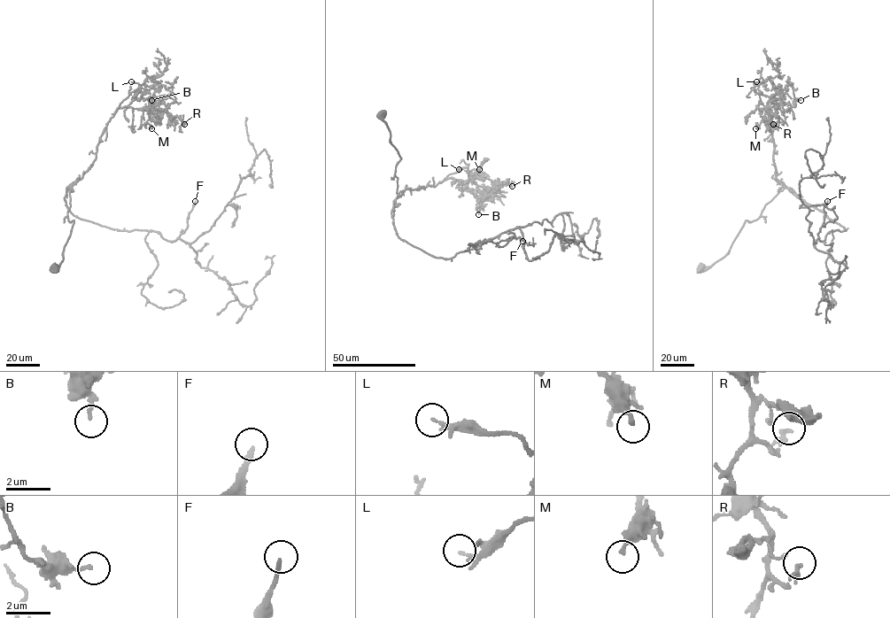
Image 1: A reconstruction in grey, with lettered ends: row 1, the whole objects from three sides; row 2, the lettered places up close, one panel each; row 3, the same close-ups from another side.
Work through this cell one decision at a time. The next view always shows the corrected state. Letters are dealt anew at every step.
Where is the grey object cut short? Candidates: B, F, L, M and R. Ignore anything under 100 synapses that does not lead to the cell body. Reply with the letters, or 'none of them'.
F

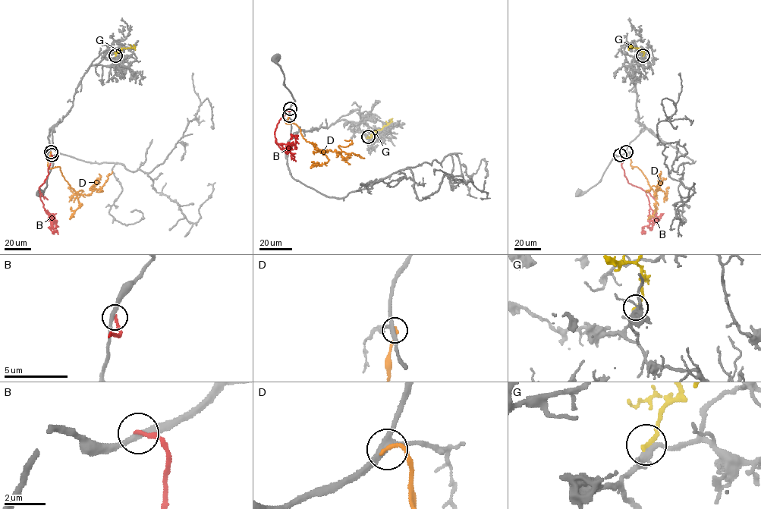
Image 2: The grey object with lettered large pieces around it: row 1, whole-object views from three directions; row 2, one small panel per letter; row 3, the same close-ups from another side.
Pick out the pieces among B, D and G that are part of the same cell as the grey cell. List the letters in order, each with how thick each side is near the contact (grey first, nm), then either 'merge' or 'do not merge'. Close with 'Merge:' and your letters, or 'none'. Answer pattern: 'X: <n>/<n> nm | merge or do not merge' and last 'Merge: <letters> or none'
B: 280/240 nm | do not merge
D: 280/200 nm | do not merge
G: 280/200 nm | do not merge
Merge: none

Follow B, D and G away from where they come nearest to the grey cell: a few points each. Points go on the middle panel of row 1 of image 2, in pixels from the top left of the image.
B: (290, 108), (277, 124), (275, 142), (294, 146), (295, 135)
D: (289, 115), (286, 124), (294, 124), (306, 140), (319, 149), (339, 154), (339, 146), (352, 142), (344, 140)
G: (368, 136), (388, 124), (392, 118)

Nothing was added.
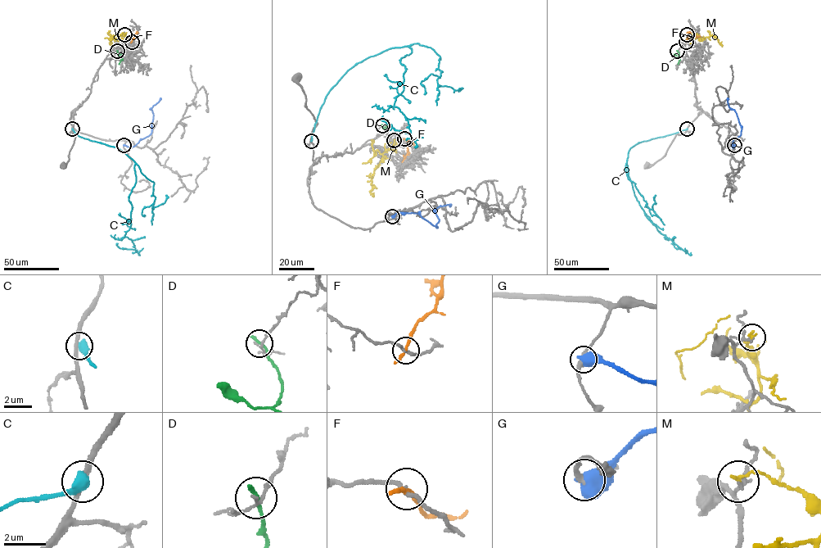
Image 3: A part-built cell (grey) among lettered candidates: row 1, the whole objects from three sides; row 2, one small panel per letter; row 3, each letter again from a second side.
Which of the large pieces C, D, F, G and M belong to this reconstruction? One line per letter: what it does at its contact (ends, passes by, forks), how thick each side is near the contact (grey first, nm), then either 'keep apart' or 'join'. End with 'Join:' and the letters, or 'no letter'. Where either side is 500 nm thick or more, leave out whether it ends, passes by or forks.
C: calibres 240 and 550 nm; keep apart
D: it ends; calibres 110 and 240 nm; keep apart
F: it passes by; calibres 200 and 200 nm; keep apart
G: calibres 240 and 800 nm; keep apart
M: it ends; calibres 110 and 150 nm; join
Join: M

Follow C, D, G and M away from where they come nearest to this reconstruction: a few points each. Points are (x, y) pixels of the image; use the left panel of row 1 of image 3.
C: (72, 129), (119, 148), (135, 162), (131, 225), (124, 236), (135, 249), (118, 243)
D: (117, 51), (121, 56), (119, 64)
G: (124, 145), (134, 147), (151, 133), (153, 114), (151, 108), (161, 98)
M: (124, 33), (125, 39), (120, 38), (118, 34), (115, 38), (110, 35), (110, 47)

